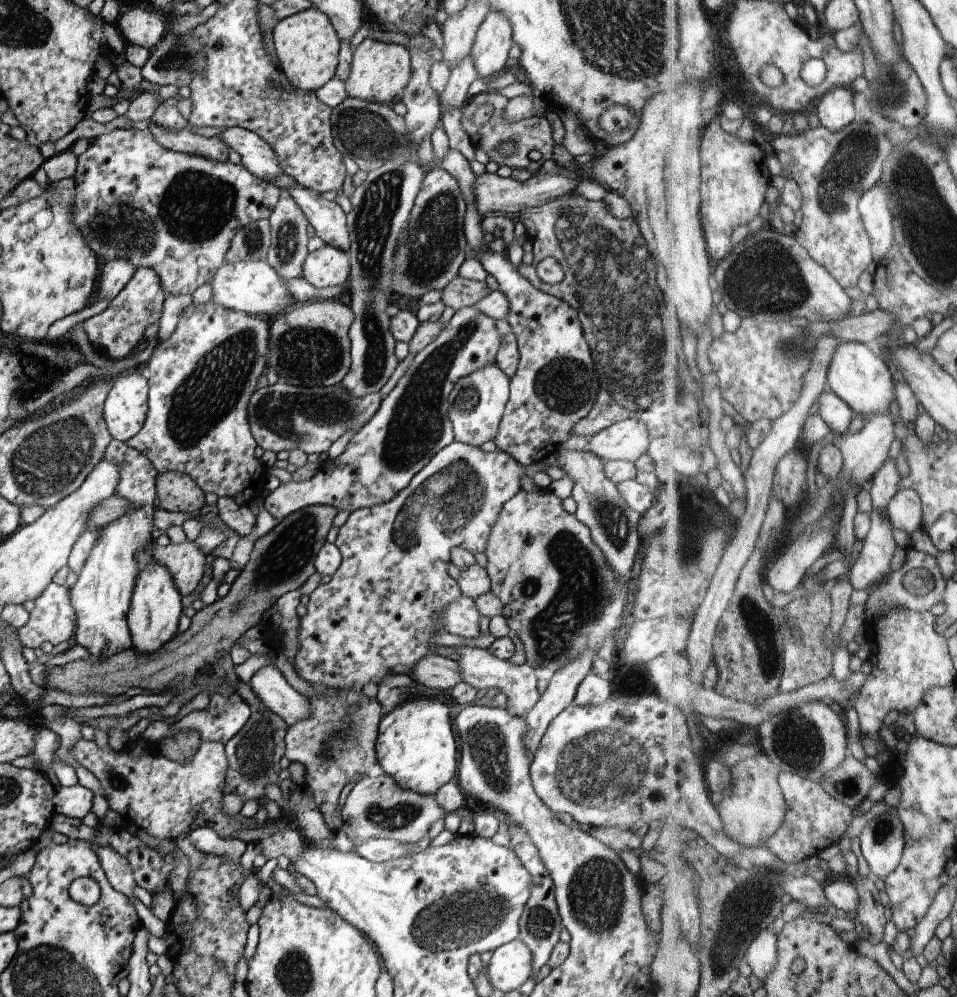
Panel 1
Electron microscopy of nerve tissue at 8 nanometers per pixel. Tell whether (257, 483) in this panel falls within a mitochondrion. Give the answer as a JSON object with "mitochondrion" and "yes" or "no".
{"mitochondrion":"no"}

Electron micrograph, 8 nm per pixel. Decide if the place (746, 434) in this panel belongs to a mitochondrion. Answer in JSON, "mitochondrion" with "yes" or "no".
{"mitochondrion":"no"}

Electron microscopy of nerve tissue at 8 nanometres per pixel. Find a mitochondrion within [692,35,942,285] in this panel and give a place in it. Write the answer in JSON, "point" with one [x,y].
{"point":[841,178]}

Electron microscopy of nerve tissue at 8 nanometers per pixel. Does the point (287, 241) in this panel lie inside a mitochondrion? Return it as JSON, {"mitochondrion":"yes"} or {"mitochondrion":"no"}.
{"mitochondrion":"yes"}

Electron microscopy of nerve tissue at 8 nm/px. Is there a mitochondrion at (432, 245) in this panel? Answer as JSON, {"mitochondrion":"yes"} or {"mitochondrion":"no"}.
{"mitochondrion":"yes"}

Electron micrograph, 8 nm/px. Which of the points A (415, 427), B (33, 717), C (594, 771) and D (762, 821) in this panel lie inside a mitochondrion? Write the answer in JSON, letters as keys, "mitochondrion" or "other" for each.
{"A":"mitochondrion","B":"other","C":"mitochondrion","D":"other"}

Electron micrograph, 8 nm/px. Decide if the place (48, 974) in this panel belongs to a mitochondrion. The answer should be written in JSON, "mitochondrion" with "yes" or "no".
{"mitochondrion":"yes"}

